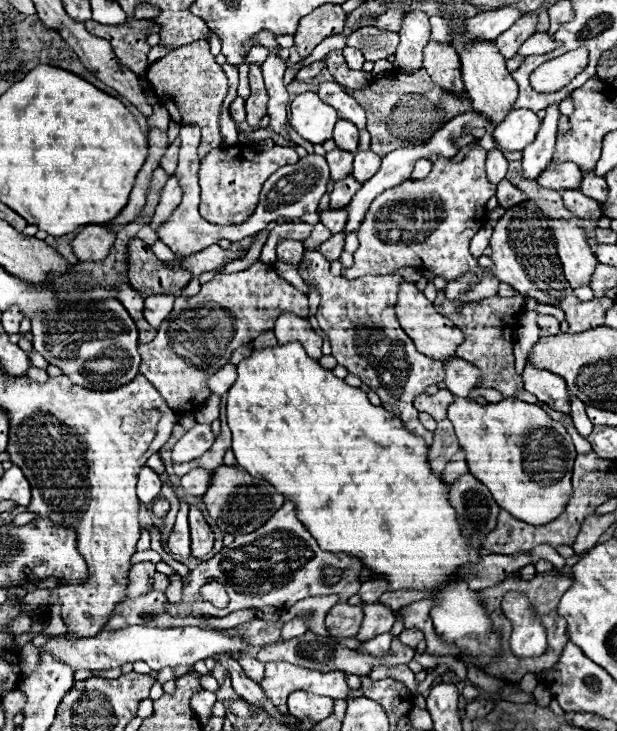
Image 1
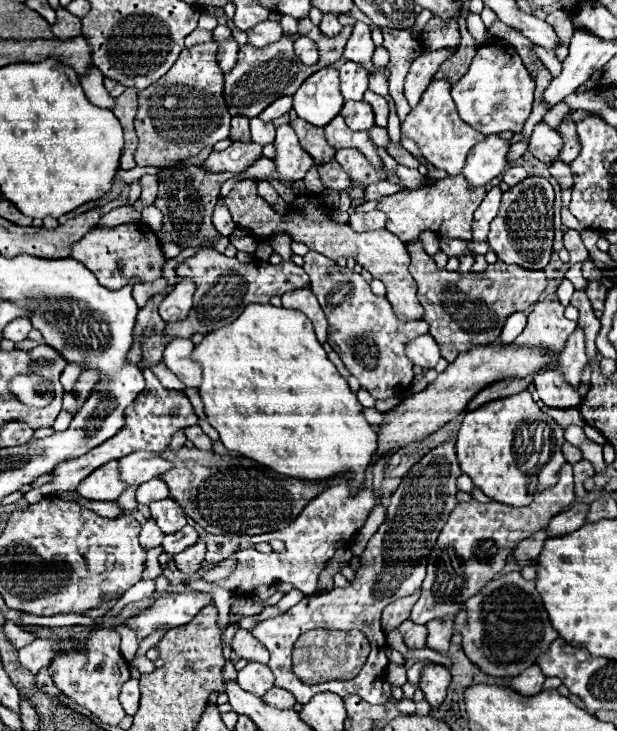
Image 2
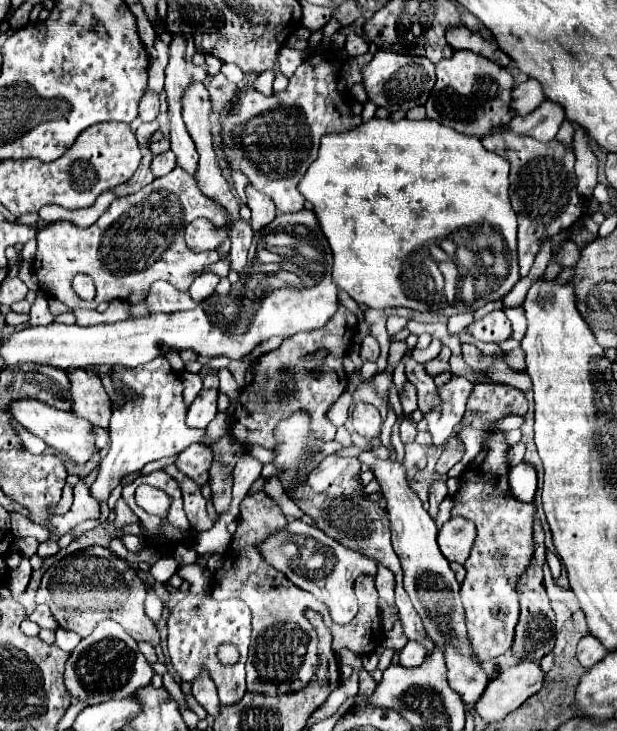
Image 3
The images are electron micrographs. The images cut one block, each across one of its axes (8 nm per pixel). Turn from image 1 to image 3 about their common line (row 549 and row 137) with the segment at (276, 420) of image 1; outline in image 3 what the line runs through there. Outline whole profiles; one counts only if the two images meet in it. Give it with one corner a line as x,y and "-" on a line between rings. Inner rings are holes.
370,118
368,122
362,122
350,130
324,134
320,140
318,158
302,176
298,190
314,206
314,214
332,248
332,282
340,290
348,292
358,304
366,304
368,308
404,306
418,312
438,312
452,316
474,312
476,308
490,302
494,292
482,290
474,294
474,302
466,302
466,306
454,308
454,304
446,300
442,288
436,286
436,278
428,278
428,274
416,274
416,254
428,244
428,240
446,238
466,226
490,226
494,234
502,238
502,256
508,264
508,274
504,276
502,284
502,296
506,296
506,292
520,280
516,252
518,218
508,198
508,172
510,162
506,162
506,158
488,152
478,138
458,134
440,122
428,118

